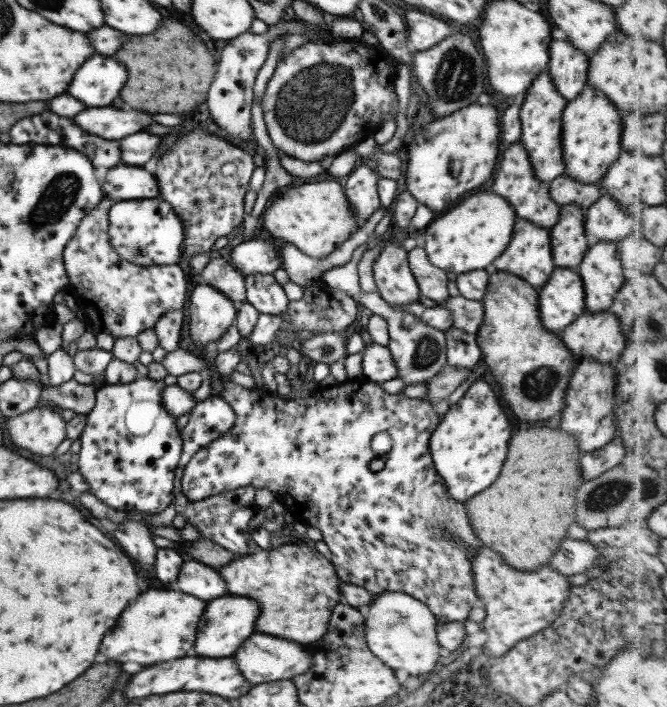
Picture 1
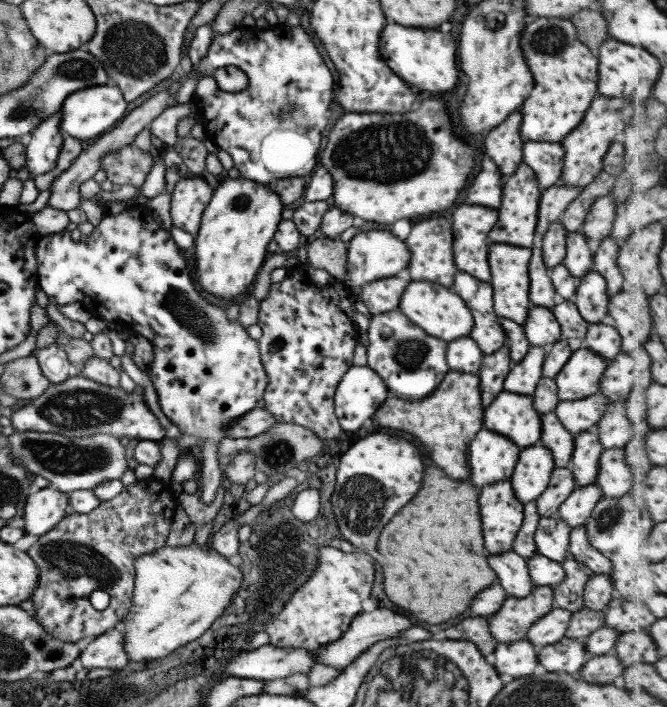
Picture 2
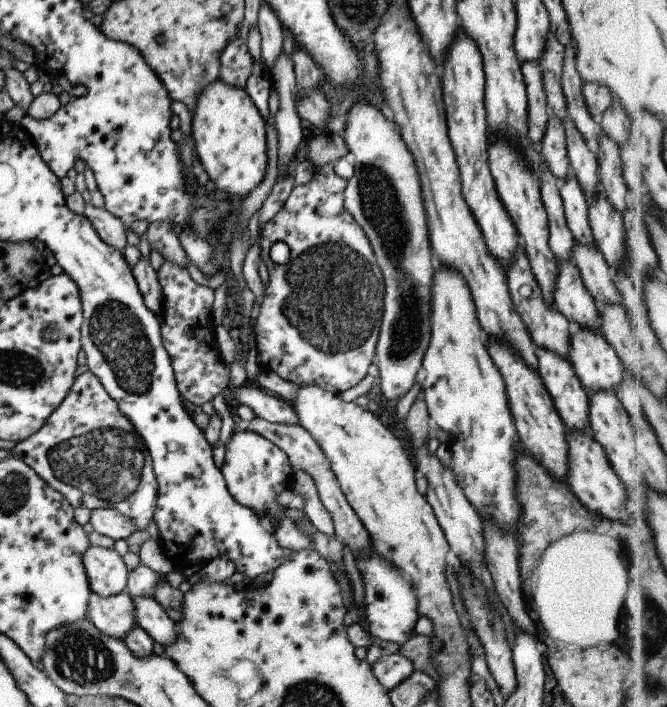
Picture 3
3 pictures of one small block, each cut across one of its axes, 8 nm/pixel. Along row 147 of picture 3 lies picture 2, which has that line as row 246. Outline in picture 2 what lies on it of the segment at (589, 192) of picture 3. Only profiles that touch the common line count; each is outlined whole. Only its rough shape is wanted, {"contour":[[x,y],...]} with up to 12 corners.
{"contour":[[579,230],[566,232],[561,264],[578,280],[592,271],[593,254]]}

